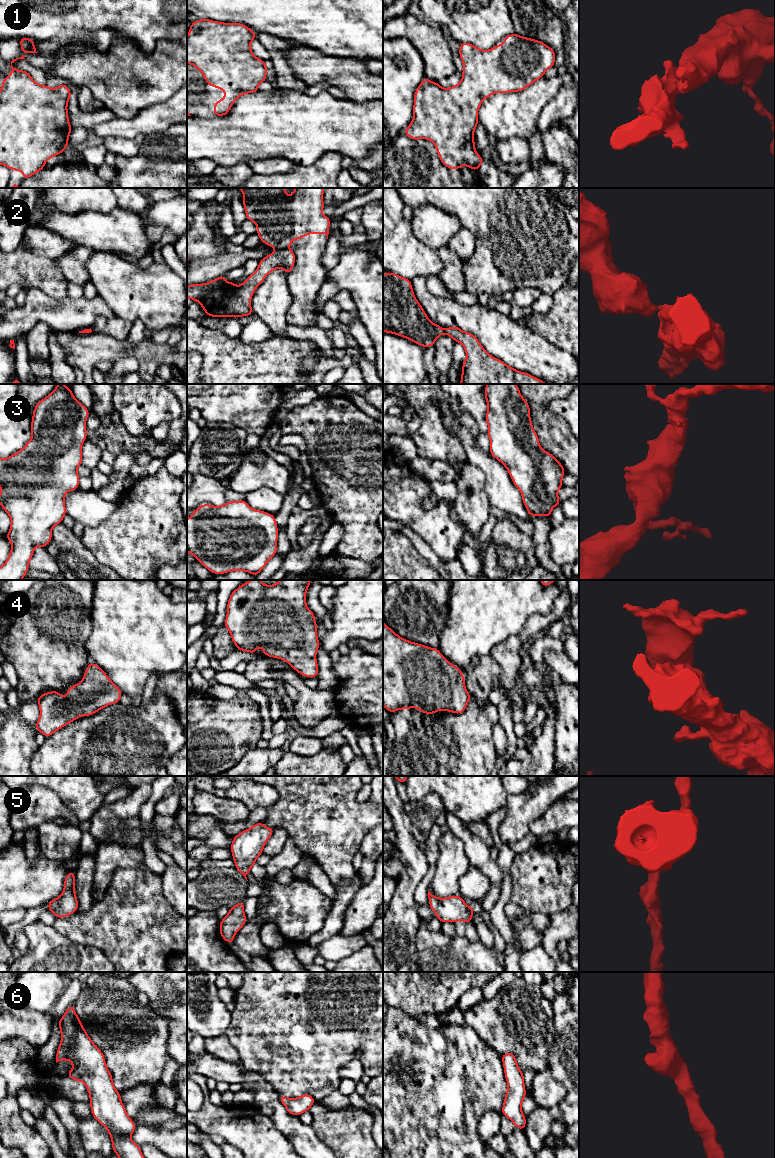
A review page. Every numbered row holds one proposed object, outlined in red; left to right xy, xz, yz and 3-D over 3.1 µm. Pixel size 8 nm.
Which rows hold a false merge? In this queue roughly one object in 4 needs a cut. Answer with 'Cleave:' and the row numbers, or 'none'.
Cleave: 2

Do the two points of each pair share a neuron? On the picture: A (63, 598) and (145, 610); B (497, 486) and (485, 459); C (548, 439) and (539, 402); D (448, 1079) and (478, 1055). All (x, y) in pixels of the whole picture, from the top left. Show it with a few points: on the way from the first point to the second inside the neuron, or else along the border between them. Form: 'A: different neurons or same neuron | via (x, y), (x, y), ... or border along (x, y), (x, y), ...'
A: different neurons | border along (94, 590), (91, 606), (91, 626)
B: same neuron | via (497, 479), (495, 471), (490, 466)
C: same neuron | via (548, 430), (548, 426), (539, 411)
D: same neuron | via (455, 1072), (463, 1064), (471, 1062)

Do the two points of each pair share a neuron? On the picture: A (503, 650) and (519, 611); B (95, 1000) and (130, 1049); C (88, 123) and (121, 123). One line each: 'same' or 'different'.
A: different
B: same
C: different

